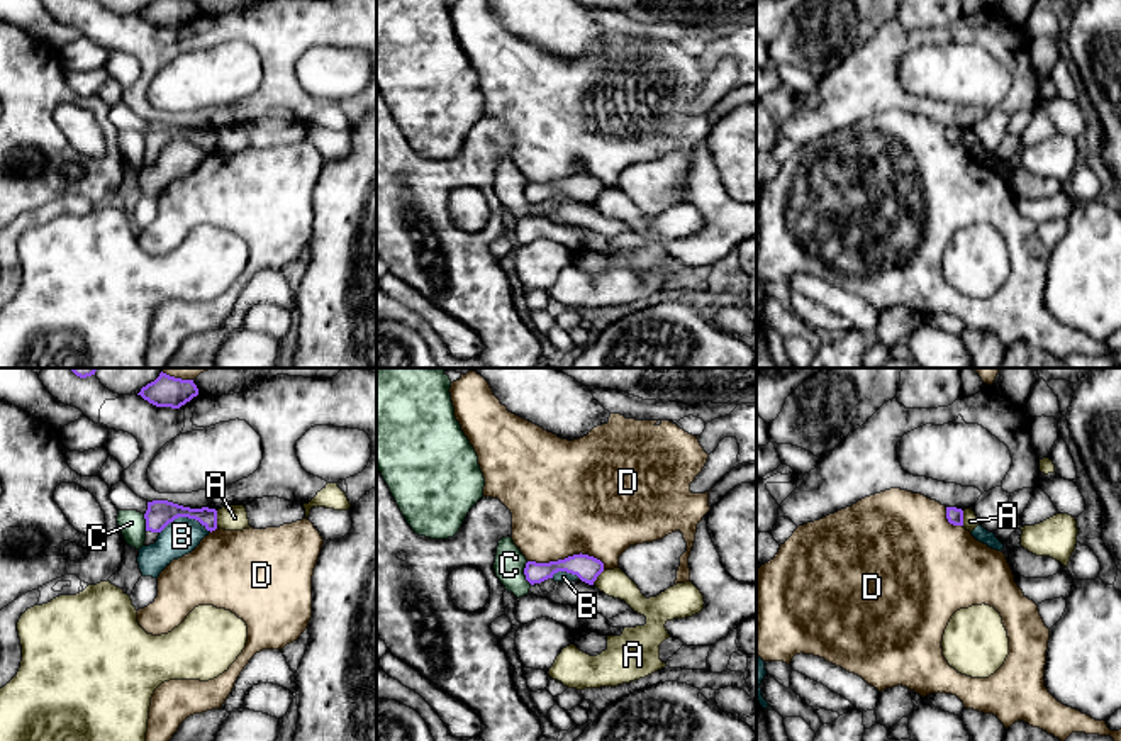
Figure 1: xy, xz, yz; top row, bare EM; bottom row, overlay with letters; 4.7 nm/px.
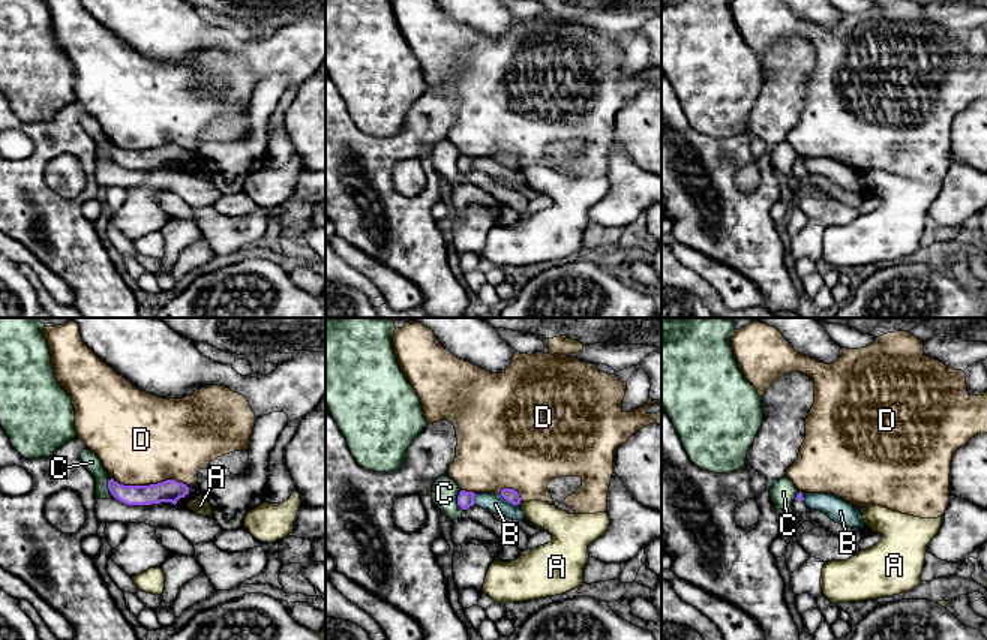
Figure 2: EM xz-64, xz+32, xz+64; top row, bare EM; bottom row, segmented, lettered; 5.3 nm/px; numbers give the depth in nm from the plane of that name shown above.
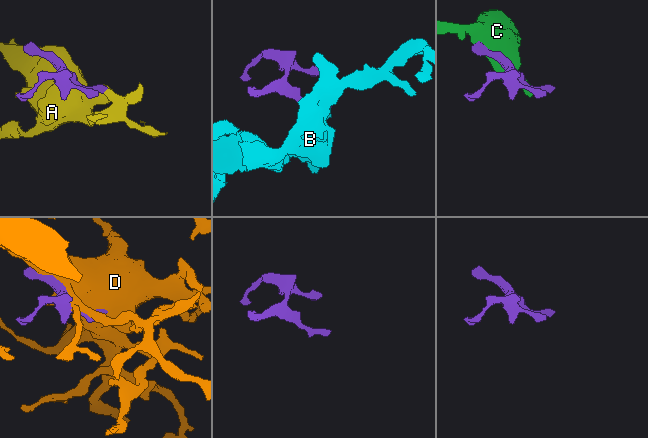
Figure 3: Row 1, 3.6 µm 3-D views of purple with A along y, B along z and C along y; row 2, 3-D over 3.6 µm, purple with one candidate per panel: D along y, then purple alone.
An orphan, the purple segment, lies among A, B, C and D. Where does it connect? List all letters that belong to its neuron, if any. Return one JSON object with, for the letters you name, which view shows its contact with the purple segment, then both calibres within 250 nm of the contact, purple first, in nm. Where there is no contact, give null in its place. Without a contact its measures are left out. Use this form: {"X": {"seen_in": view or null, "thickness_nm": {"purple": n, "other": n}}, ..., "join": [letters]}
{"join": []}

